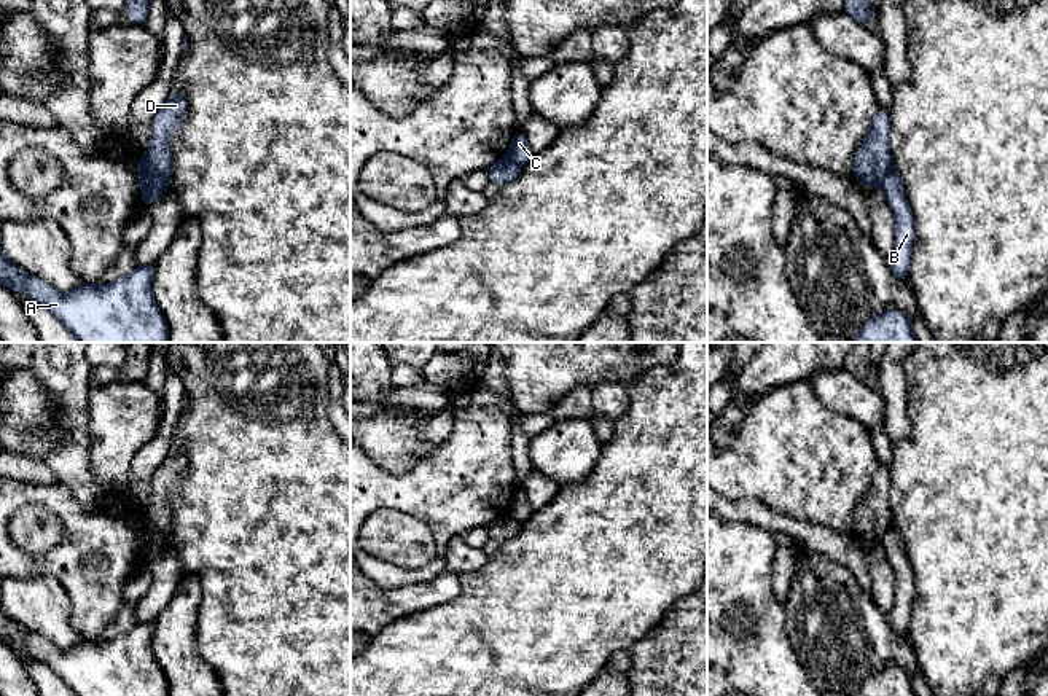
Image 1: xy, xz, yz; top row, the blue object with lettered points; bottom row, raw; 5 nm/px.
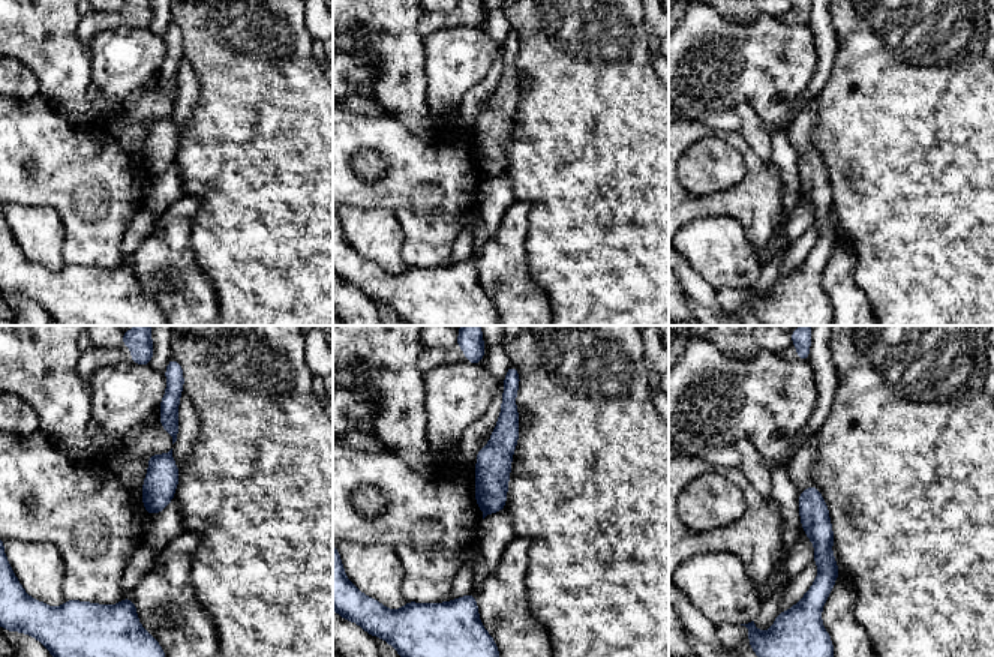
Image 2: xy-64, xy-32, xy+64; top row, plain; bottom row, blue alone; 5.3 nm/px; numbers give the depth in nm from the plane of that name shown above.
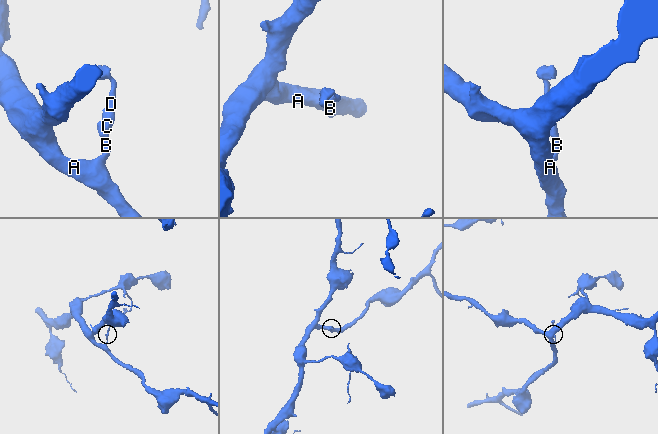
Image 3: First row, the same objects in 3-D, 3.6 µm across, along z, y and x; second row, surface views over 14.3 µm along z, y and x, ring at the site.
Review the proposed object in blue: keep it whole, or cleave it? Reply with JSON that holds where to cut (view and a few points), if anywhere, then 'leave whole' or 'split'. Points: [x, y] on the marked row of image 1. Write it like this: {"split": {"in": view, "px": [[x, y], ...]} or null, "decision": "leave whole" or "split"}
{"split": {"in": "xy", "px": [[144, 156], [168, 183]]}, "decision": "split"}

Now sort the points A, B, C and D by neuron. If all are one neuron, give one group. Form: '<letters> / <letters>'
A B / C D

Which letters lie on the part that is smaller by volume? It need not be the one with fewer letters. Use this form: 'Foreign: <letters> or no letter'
Foreign: C, D

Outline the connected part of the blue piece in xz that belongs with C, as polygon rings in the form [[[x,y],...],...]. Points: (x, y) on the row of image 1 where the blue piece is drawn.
[[[518,131],[511,139],[505,158],[519,164],[521,167],[524,167],[534,158],[534,151],[530,150],[529,142],[522,131]]]

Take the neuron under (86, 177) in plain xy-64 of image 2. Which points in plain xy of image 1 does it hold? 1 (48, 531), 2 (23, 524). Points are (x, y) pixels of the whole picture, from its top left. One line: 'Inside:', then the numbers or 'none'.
Inside: none

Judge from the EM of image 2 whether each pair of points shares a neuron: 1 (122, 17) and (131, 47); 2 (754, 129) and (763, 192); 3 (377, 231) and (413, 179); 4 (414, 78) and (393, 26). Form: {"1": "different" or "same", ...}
{"1": "different", "2": "different", "3": "different", "4": "same"}

